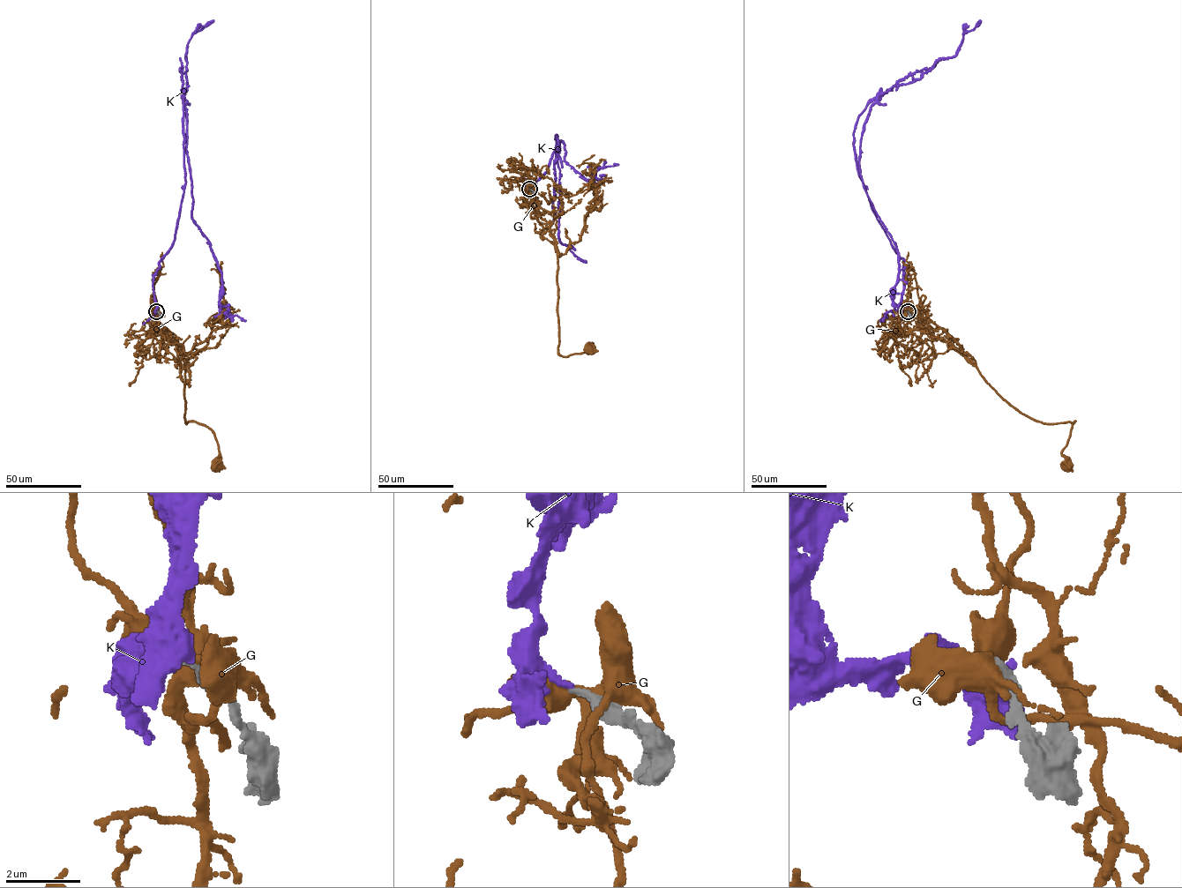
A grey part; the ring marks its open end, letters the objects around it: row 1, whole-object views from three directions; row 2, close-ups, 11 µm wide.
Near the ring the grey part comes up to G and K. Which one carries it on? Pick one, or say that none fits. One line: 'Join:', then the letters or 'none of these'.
Join: K

